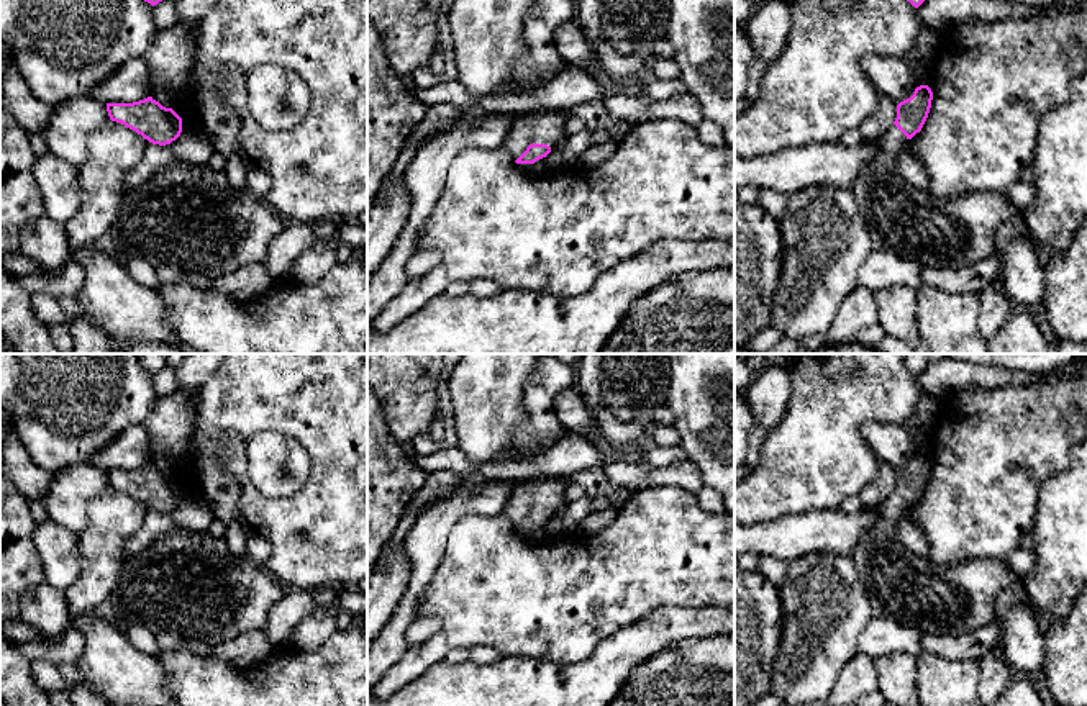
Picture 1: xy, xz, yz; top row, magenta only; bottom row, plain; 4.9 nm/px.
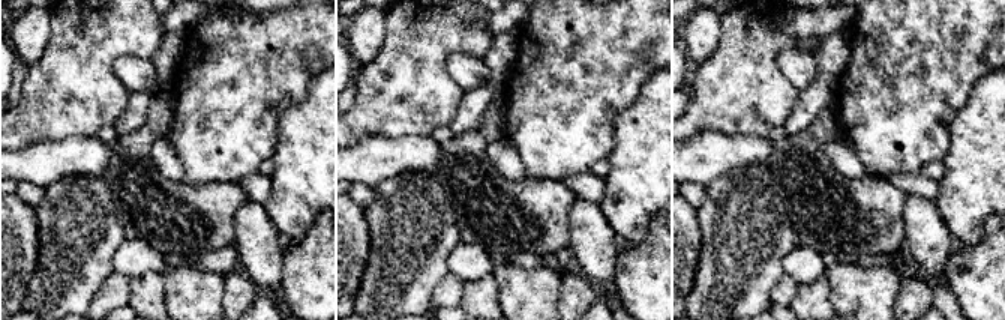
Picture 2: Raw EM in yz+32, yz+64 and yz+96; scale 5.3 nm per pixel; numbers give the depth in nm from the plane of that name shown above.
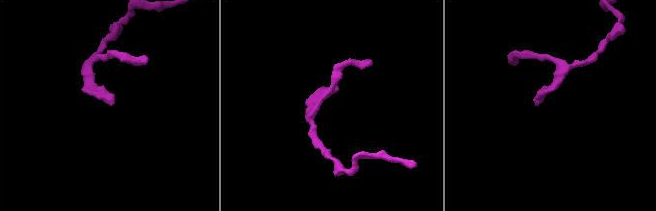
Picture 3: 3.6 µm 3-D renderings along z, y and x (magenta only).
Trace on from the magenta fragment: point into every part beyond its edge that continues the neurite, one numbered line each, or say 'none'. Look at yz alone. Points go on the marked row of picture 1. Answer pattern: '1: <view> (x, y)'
1: yz (909, 221)

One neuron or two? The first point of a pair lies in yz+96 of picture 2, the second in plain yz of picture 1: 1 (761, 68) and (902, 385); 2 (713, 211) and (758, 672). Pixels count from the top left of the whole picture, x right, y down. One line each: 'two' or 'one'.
1: one
2: two

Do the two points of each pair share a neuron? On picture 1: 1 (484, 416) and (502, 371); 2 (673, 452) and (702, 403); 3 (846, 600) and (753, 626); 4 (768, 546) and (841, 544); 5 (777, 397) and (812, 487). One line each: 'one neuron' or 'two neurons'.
1: one neuron
2: two neurons
3: two neurons
4: one neuron
5: two neurons

